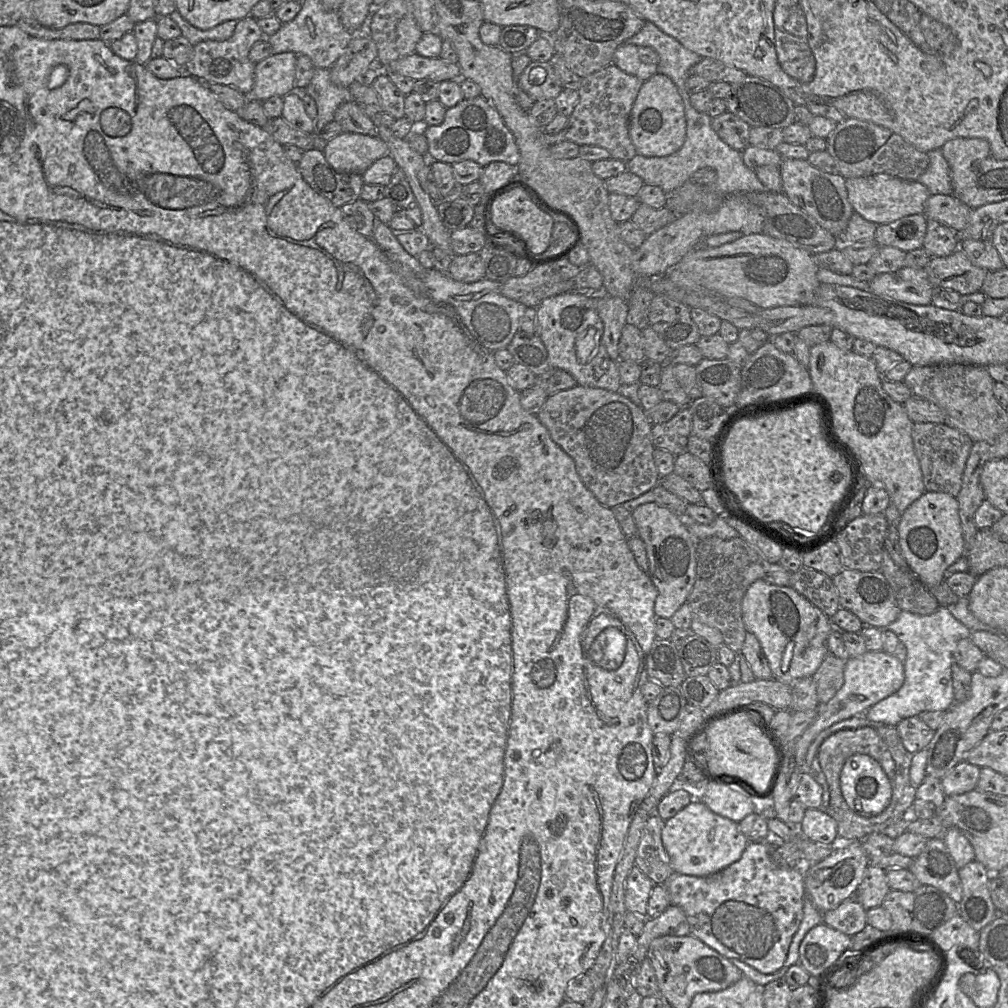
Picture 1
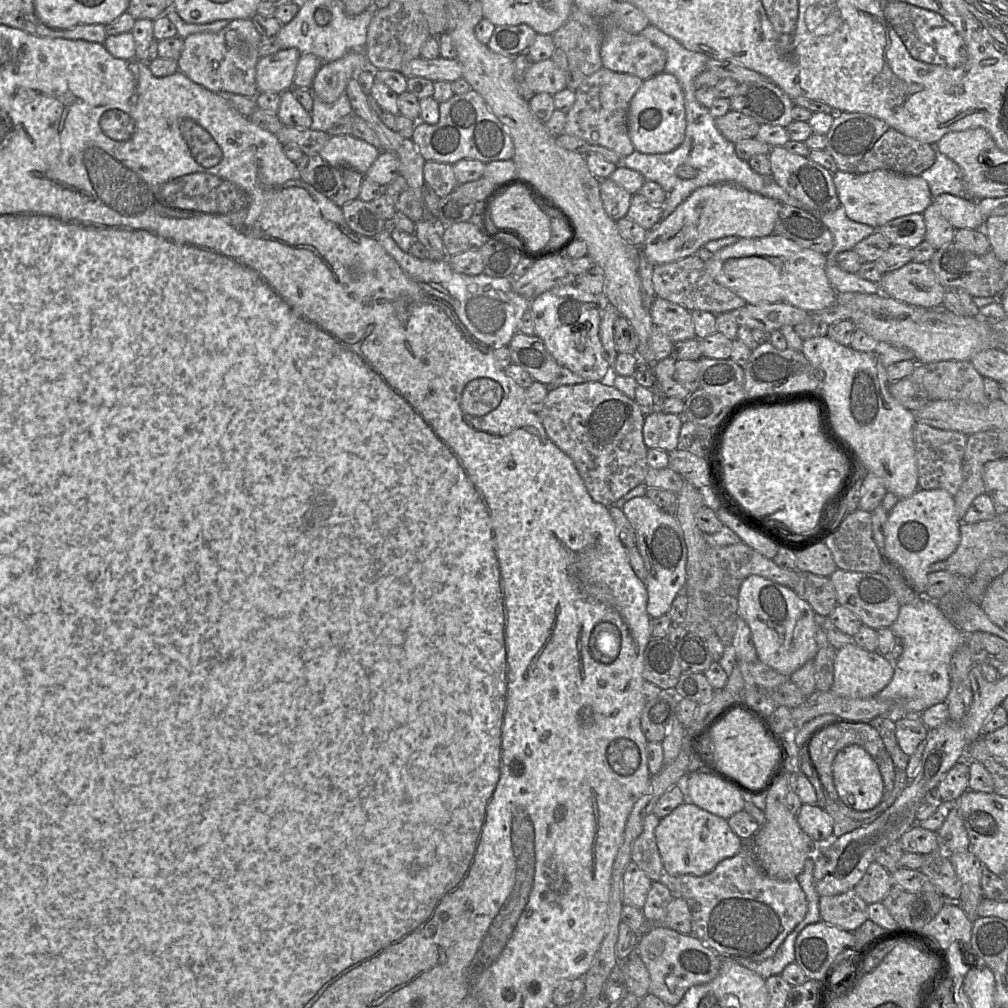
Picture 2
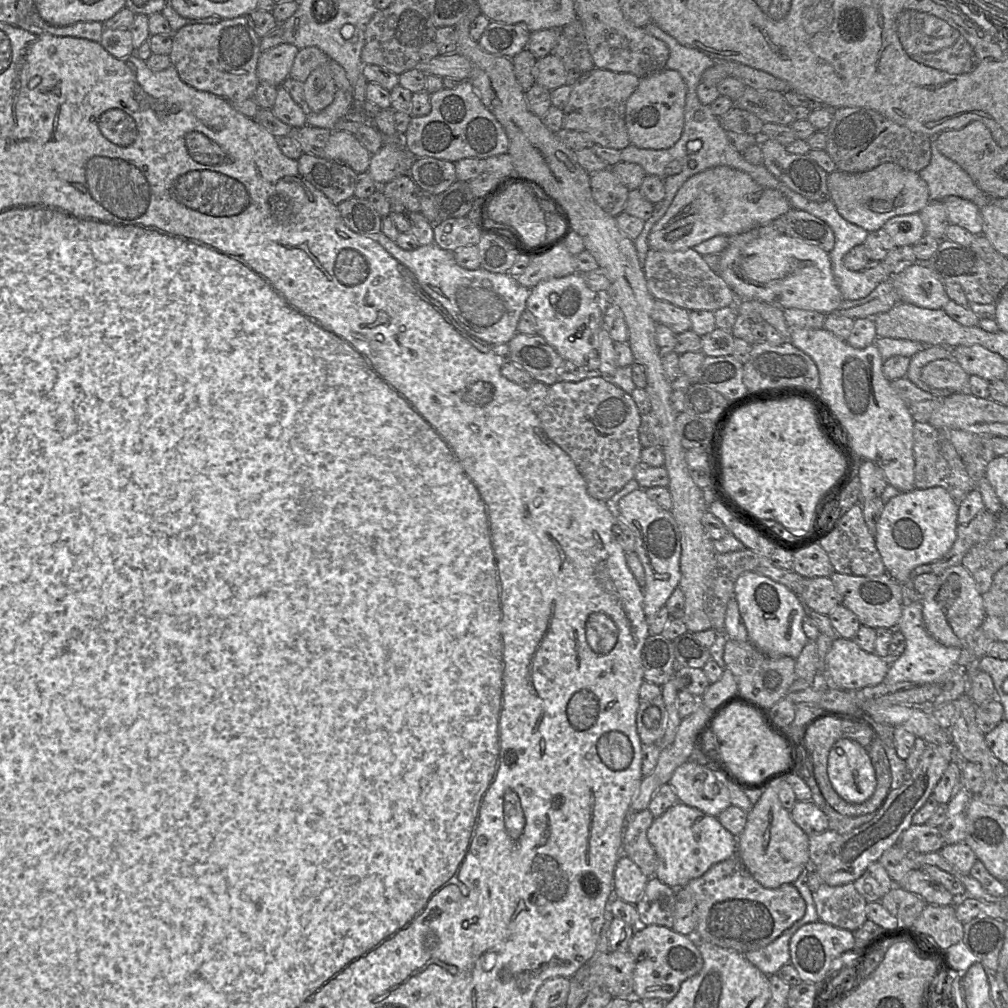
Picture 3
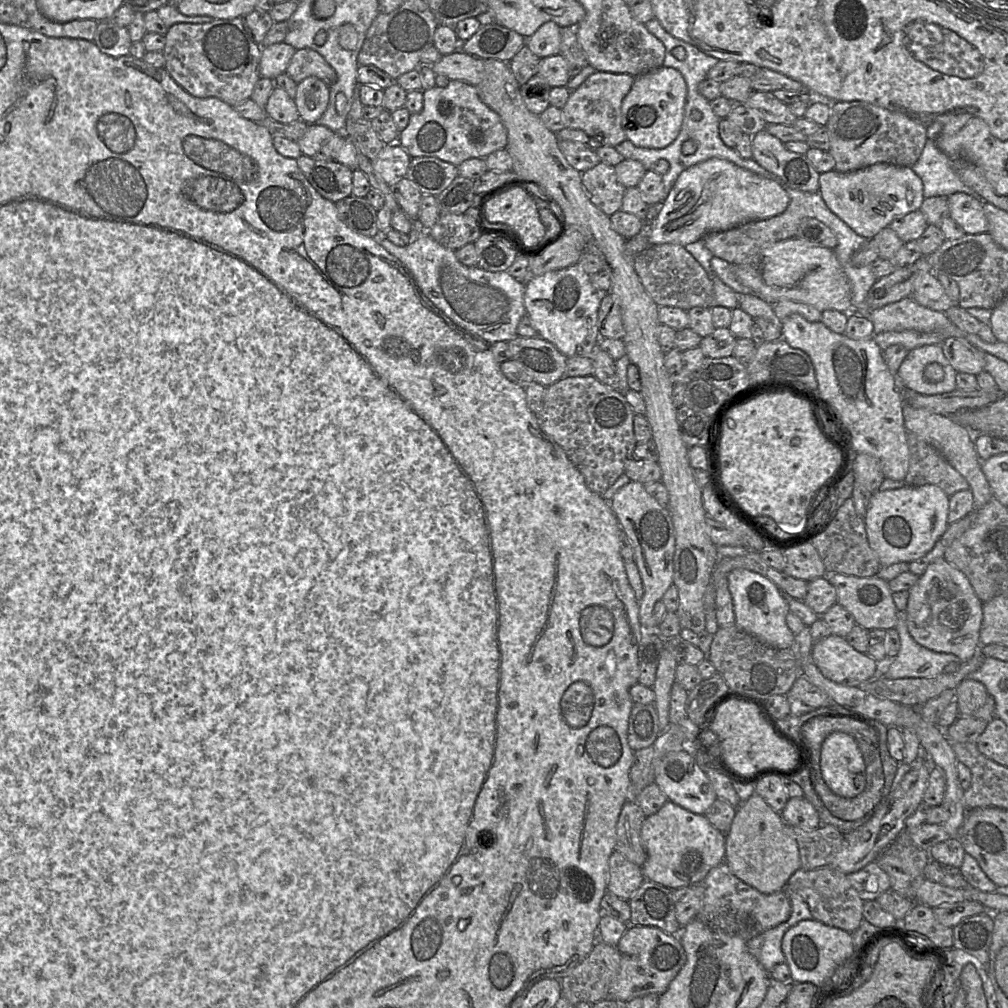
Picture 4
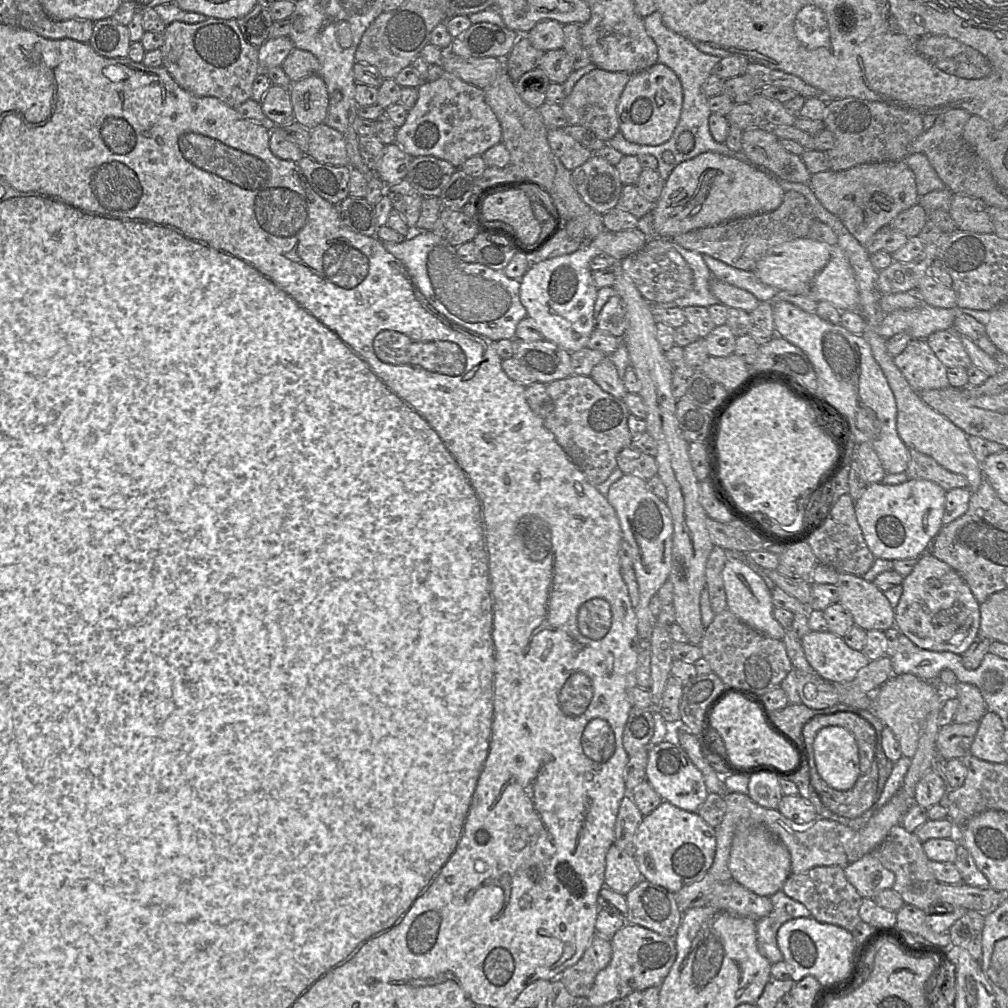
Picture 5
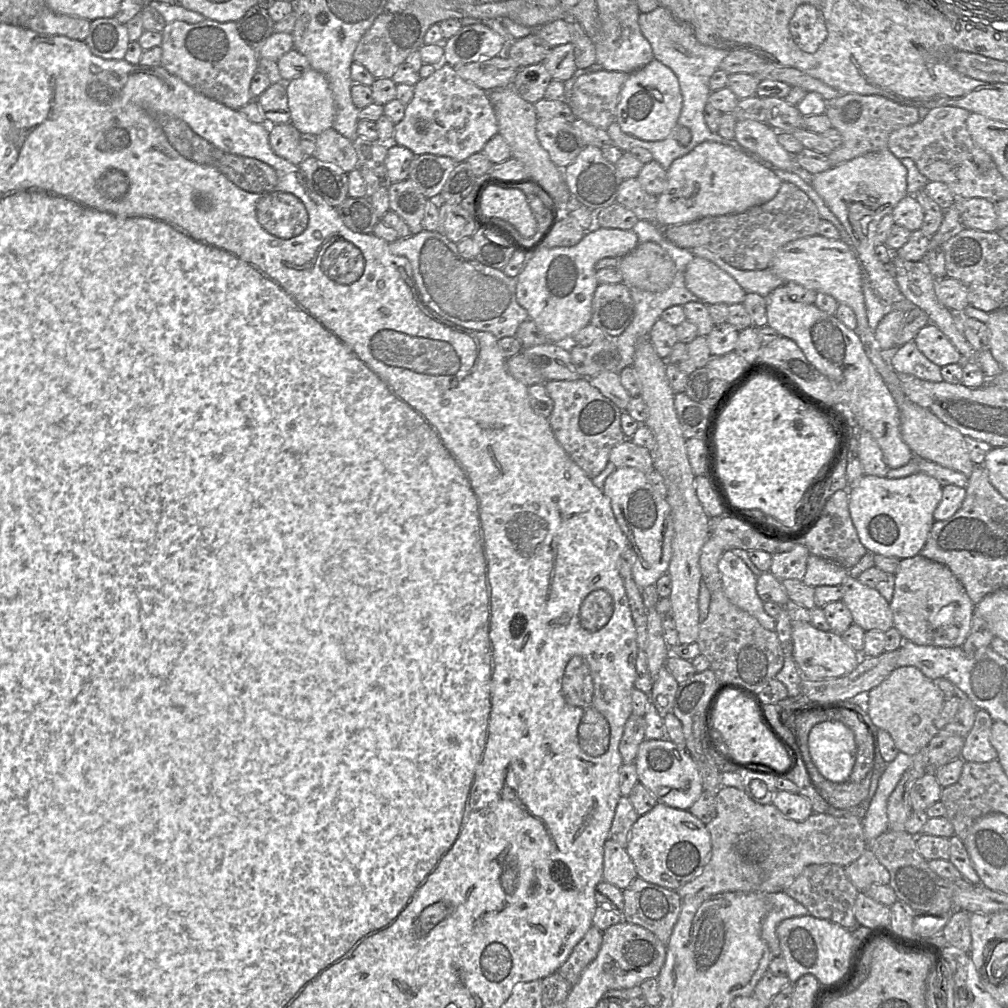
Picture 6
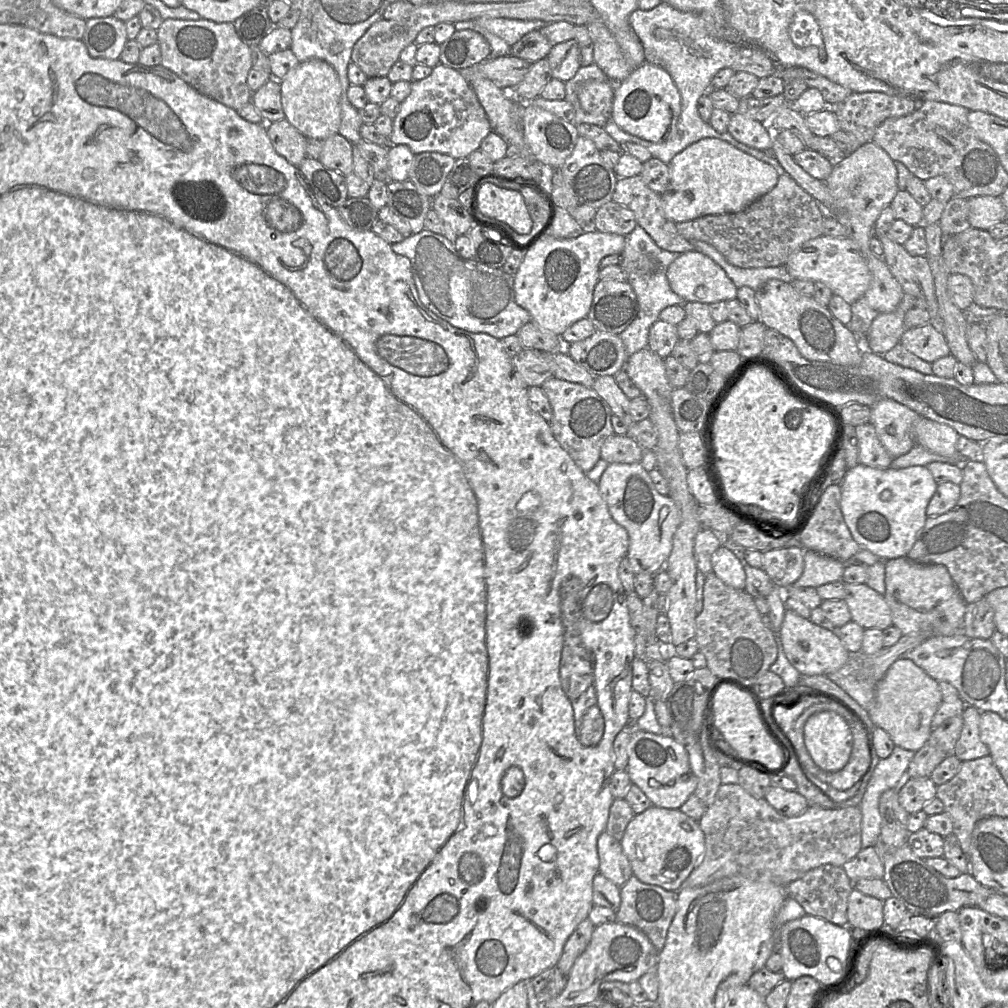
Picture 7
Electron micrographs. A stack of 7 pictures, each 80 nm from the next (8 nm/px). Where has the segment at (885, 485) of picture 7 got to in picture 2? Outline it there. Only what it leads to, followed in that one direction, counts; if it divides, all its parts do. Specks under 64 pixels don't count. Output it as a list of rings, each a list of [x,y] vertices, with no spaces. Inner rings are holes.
[[[918,489],[911,496],[899,499],[888,513],[885,524],[883,557],[896,565],[912,589],[925,595],[928,588],[929,566],[946,560],[960,543],[959,520],[955,498],[944,489]]]

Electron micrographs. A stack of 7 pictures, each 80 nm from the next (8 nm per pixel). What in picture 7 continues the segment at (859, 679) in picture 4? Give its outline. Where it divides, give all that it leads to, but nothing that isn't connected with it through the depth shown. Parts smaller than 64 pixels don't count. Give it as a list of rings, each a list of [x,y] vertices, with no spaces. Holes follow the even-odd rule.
[[[788,609],[785,611],[779,630],[779,639],[788,661],[802,675],[826,675],[836,672],[847,663],[850,656],[850,652],[834,632],[820,627]]]

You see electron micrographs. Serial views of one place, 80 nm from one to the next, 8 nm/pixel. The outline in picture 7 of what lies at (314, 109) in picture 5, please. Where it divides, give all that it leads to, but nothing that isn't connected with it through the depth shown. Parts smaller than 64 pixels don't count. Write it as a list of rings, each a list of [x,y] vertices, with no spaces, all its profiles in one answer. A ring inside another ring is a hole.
[[[320,59],[299,63],[280,81],[285,119],[306,138],[326,140],[339,133],[341,83],[334,68]]]

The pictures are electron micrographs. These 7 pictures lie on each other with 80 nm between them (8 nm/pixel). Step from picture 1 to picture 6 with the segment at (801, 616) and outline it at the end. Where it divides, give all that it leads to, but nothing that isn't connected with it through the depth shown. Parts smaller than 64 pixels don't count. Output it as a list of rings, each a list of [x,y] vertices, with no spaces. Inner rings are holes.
[[[726,550],[718,562],[722,590],[729,601],[746,611],[767,630],[775,631],[776,619],[768,615],[764,602],[756,591],[757,577],[731,550]]]

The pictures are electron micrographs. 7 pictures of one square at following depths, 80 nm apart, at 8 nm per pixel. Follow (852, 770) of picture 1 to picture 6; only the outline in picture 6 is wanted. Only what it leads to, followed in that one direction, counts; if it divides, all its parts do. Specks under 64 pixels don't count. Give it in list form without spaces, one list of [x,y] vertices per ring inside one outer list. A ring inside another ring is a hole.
[[[824,721],[808,735],[811,760],[818,772],[833,783],[848,781],[853,770],[857,746],[853,731],[840,721]]]

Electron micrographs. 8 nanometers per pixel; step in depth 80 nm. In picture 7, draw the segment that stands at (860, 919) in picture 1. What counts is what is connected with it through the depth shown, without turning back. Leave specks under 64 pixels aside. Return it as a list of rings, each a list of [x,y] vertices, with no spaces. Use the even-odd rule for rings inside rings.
[[[825,864],[807,871],[800,878],[786,886],[786,895],[795,899],[806,914],[823,918],[838,926],[848,926],[848,897],[854,889],[854,883],[840,866]]]

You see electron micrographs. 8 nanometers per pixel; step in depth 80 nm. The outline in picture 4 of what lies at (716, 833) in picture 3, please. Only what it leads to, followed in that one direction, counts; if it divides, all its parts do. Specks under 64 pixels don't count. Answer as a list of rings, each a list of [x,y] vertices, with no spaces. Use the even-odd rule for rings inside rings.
[[[667,801],[658,812],[645,818],[640,836],[647,854],[646,861],[641,866],[645,880],[657,882],[670,890],[701,882],[712,868],[725,860],[726,834],[716,829],[704,815],[690,812],[671,801]]]

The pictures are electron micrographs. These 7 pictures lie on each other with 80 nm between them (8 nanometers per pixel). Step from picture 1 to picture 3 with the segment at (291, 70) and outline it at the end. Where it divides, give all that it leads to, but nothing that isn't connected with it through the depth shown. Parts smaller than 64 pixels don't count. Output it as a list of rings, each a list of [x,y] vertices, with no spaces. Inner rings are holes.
[[[281,43],[262,51],[257,64],[259,83],[281,86],[290,75],[290,70],[299,49],[292,44]]]

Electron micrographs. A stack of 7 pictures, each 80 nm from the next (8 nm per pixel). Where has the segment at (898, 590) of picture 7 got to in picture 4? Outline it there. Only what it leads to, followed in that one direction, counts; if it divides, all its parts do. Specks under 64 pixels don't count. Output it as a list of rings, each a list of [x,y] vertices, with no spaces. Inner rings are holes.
[[[938,558],[928,565],[908,592],[906,623],[918,644],[935,652],[954,654],[962,661],[969,660],[980,651],[983,602],[964,573],[944,558]]]

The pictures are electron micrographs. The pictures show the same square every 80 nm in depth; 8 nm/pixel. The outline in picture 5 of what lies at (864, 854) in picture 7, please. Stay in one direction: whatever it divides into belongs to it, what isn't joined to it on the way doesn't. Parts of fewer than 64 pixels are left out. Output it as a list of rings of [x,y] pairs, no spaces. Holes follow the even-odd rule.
[[[871,853],[849,863],[844,872],[862,898],[873,898],[880,891],[892,888],[895,881],[894,873],[886,869]]]

